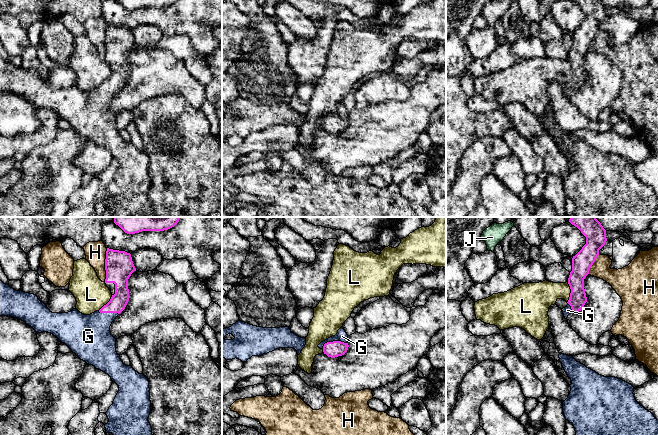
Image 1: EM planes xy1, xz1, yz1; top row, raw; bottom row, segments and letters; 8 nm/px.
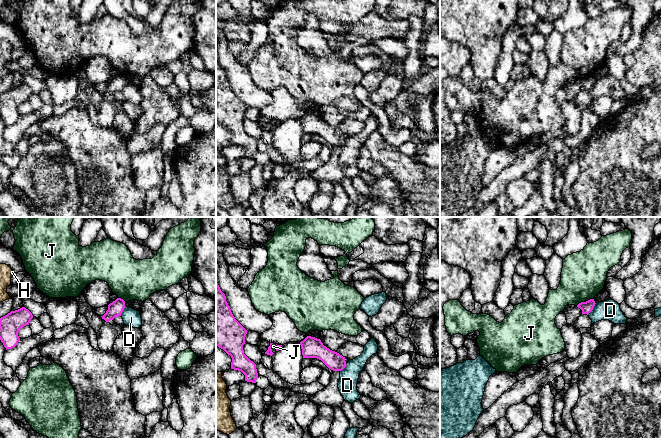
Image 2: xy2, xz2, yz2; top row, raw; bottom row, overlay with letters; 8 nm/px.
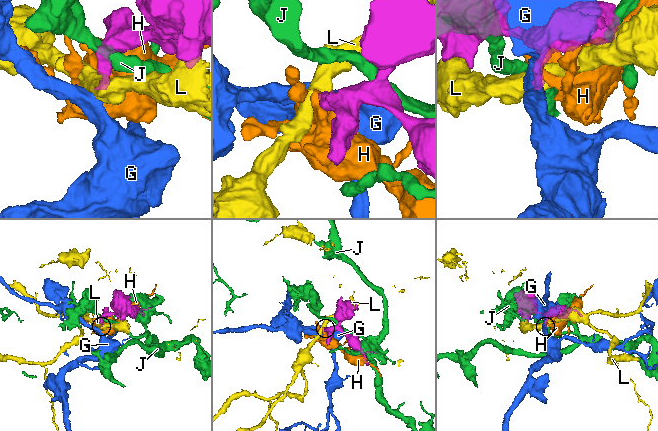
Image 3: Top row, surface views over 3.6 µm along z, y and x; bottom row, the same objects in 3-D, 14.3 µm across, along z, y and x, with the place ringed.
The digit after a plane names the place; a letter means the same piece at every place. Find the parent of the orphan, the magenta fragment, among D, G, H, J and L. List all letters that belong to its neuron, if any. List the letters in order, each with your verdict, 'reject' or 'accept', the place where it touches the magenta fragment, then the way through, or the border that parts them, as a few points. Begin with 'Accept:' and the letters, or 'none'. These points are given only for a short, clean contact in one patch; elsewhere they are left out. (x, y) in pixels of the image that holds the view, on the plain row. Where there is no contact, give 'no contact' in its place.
Accept: G
D: reject | yz2 (592, 85) | along yz2 (596, 79), (587, 90)
G: accept | xz1 (333, 117) | across xz1 (333, 125), (333, 117), (342, 112)
H: reject | xy1 (105, 41) | along xy1 (107, 24), (104, 57)
J: reject | yz2 (584, 78)
L: reject | yz1 (571, 68)

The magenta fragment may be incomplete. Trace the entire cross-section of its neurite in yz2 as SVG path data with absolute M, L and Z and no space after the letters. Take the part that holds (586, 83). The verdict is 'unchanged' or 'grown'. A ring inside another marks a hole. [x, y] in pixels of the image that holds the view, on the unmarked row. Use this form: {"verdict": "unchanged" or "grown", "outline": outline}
{"verdict": "unchanged", "outline": "M590 75L586 78L579 79L577 81L577 83L582 86L582 90L587 90L588 91L593 86L595 80L596 79L595 79L594 75Z"}

